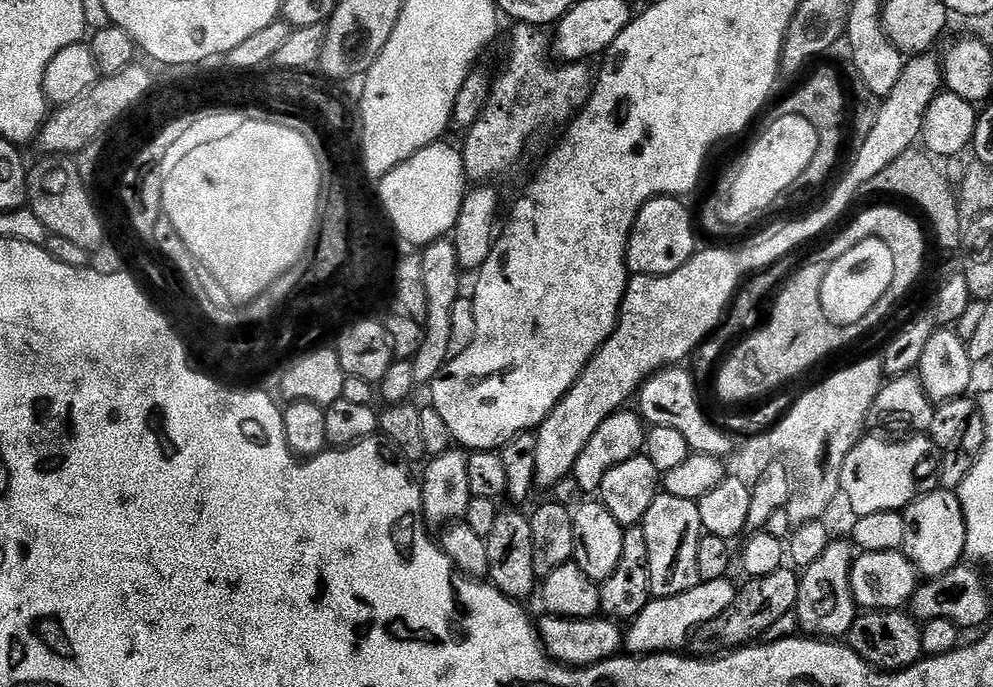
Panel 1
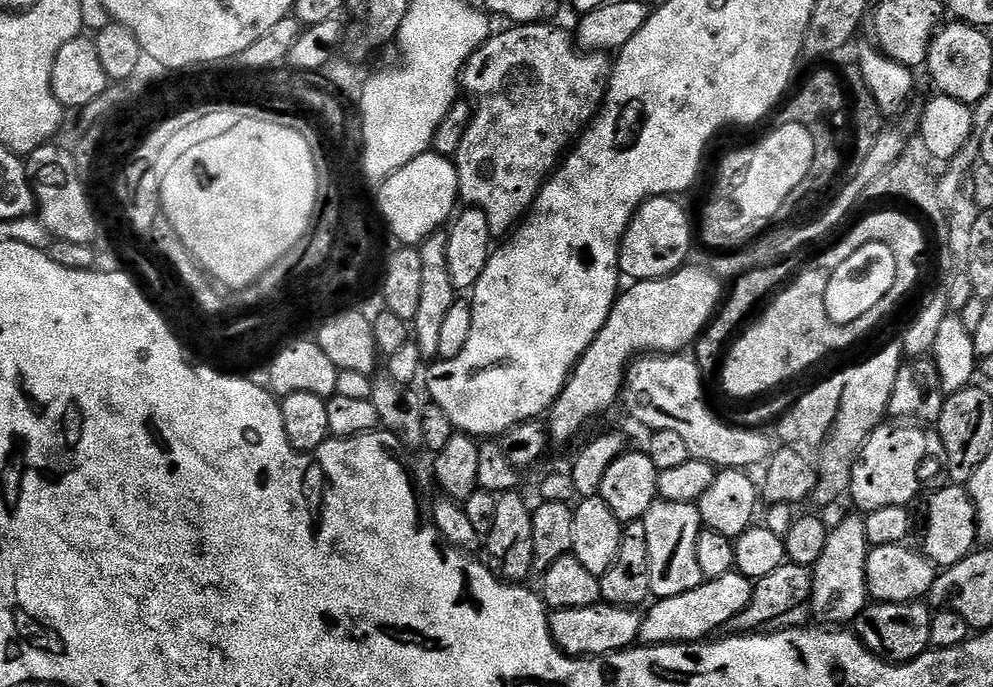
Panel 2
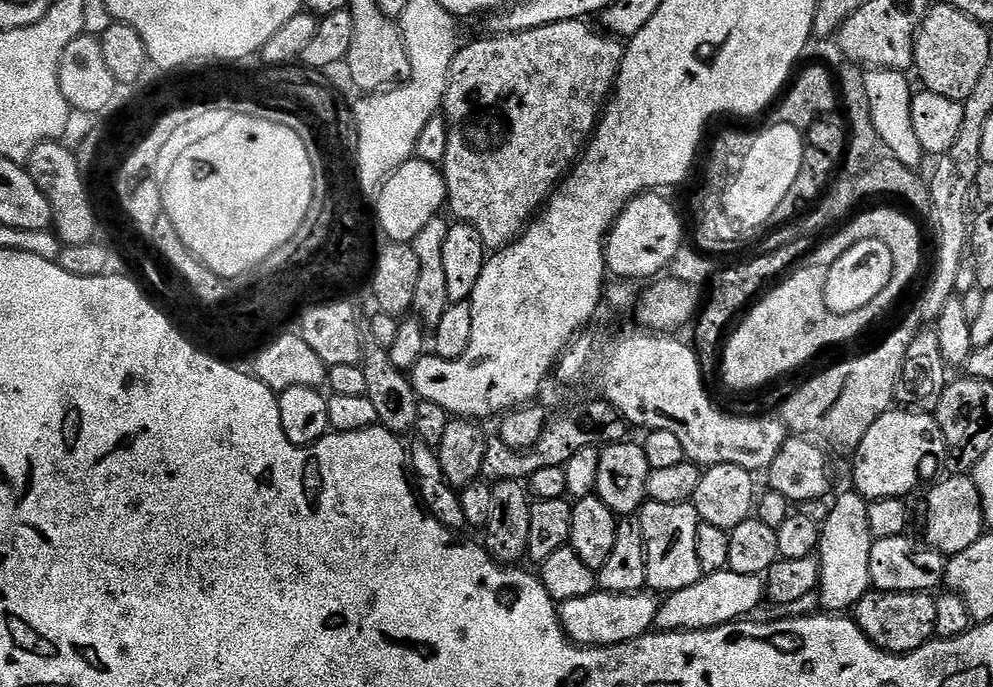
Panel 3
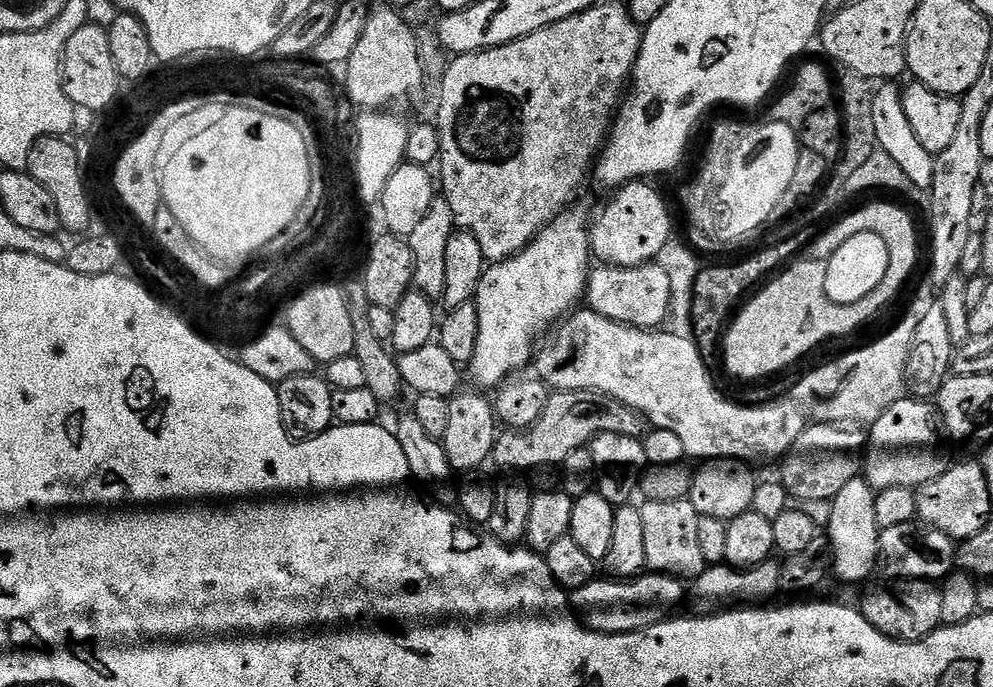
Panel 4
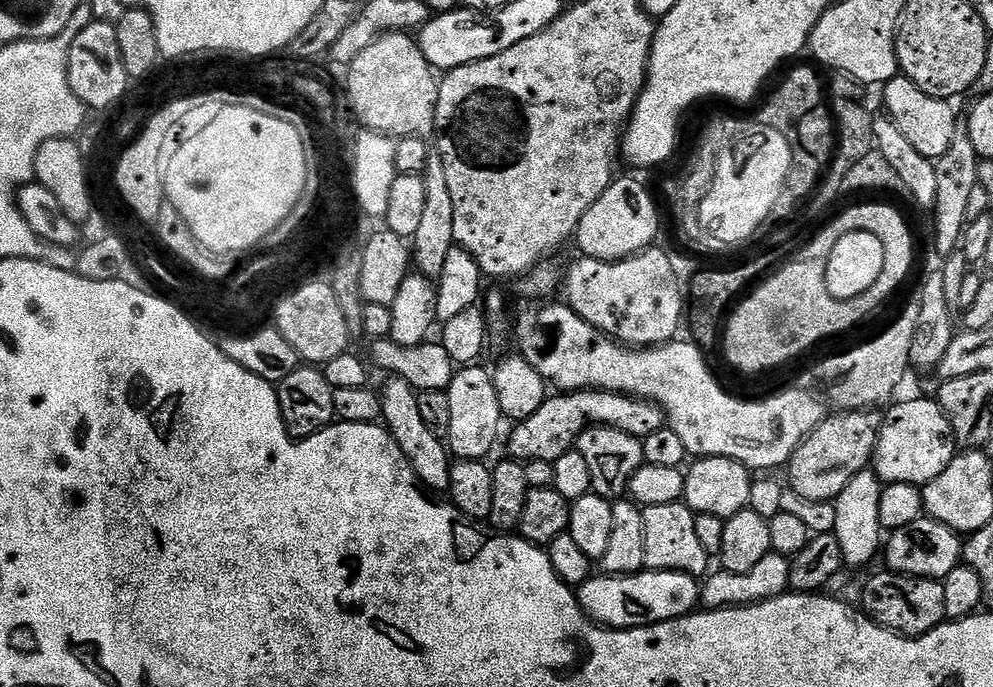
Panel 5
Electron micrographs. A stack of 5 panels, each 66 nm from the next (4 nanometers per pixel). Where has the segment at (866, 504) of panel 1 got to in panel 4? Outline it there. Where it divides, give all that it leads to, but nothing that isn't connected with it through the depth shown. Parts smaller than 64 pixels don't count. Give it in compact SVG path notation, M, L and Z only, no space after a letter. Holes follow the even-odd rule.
M902 398L870 426L862 475L877 492L890 490L894 486L915 490L938 478L950 467L950 460L944 457L944 444L946 440L942 435L942 421L937 409L923 400Z

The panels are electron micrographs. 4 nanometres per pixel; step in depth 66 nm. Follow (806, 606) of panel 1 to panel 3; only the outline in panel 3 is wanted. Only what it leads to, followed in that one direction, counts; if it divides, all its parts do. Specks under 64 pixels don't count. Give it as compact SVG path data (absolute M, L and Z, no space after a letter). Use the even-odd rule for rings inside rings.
M847 490L831 505L820 530L820 582L818 597L825 613L844 614L855 609L856 603L872 588L870 550L874 539L868 517L869 501L854 490Z

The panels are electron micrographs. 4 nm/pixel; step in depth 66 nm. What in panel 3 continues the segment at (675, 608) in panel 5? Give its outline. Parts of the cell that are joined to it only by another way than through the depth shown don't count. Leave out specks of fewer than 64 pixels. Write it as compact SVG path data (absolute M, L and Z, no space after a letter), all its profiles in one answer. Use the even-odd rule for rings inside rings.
M651 590L634 594L610 594L594 591L584 598L570 598L557 603L556 613L562 630L573 644L581 648L609 648L637 640L653 631L661 597Z

